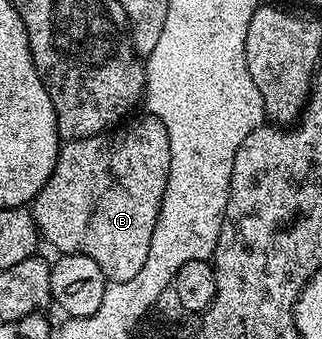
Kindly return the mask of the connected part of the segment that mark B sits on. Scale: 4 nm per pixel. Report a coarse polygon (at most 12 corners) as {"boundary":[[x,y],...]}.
{"boundary":[[146,113],[63,142],[32,204],[55,252],[144,267],[168,181]]}

